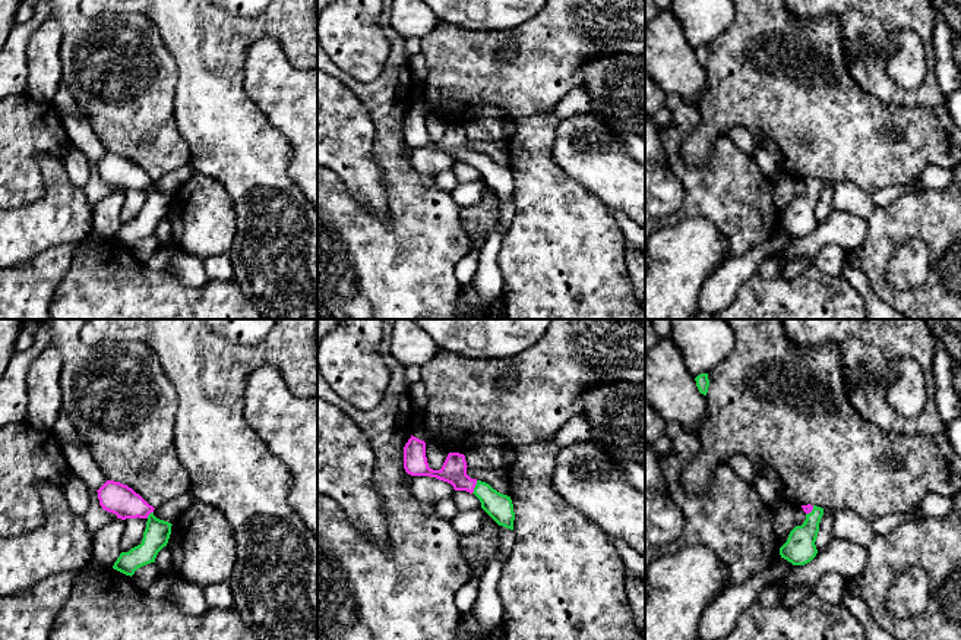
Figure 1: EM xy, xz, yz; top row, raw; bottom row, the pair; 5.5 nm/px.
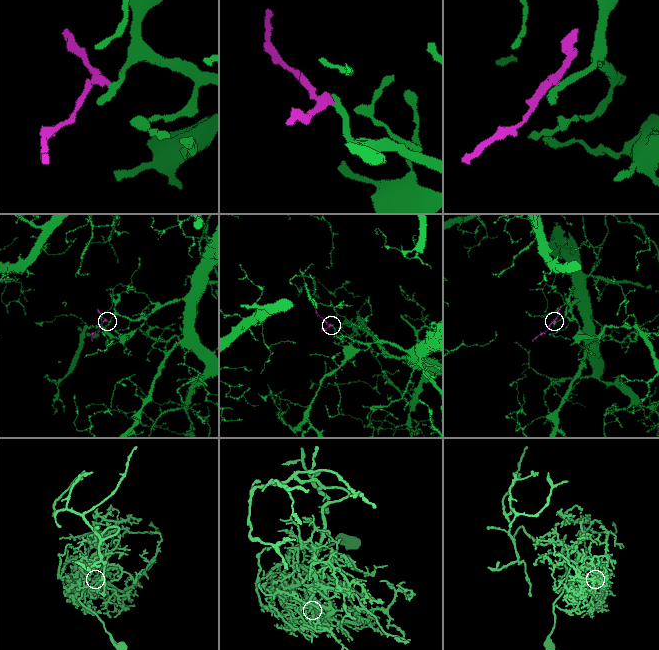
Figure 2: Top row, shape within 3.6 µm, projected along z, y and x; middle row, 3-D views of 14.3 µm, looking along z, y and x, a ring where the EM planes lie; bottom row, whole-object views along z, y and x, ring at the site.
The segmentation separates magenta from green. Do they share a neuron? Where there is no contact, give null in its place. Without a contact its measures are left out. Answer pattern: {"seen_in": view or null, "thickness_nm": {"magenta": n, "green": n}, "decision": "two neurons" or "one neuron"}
{"seen_in": "xz", "thickness_nm": {"magenta": 140, "green": 150}, "decision": "one neuron"}

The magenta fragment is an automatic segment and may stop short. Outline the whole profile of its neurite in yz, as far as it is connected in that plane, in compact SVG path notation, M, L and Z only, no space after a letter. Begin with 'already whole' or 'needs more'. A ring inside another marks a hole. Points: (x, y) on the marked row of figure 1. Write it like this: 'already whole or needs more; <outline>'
needs more; M810 504L802 505L802 508L806 513L804 523L796 526L790 532L787 542L780 548L781 558L787 559L793 565L804 565L818 554L815 542L824 508Z

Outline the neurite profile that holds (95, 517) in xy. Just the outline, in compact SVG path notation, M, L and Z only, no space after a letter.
M89 489L89 507L88 511L82 516L86 521L88 530L91 535L95 535L102 526L105 526L110 520L117 518L116 514L105 511L99 505L98 492Z

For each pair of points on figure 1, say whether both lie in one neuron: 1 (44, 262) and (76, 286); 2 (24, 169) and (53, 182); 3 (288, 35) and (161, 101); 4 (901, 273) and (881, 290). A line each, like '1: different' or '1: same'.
1: different
2: different
3: different
4: different

